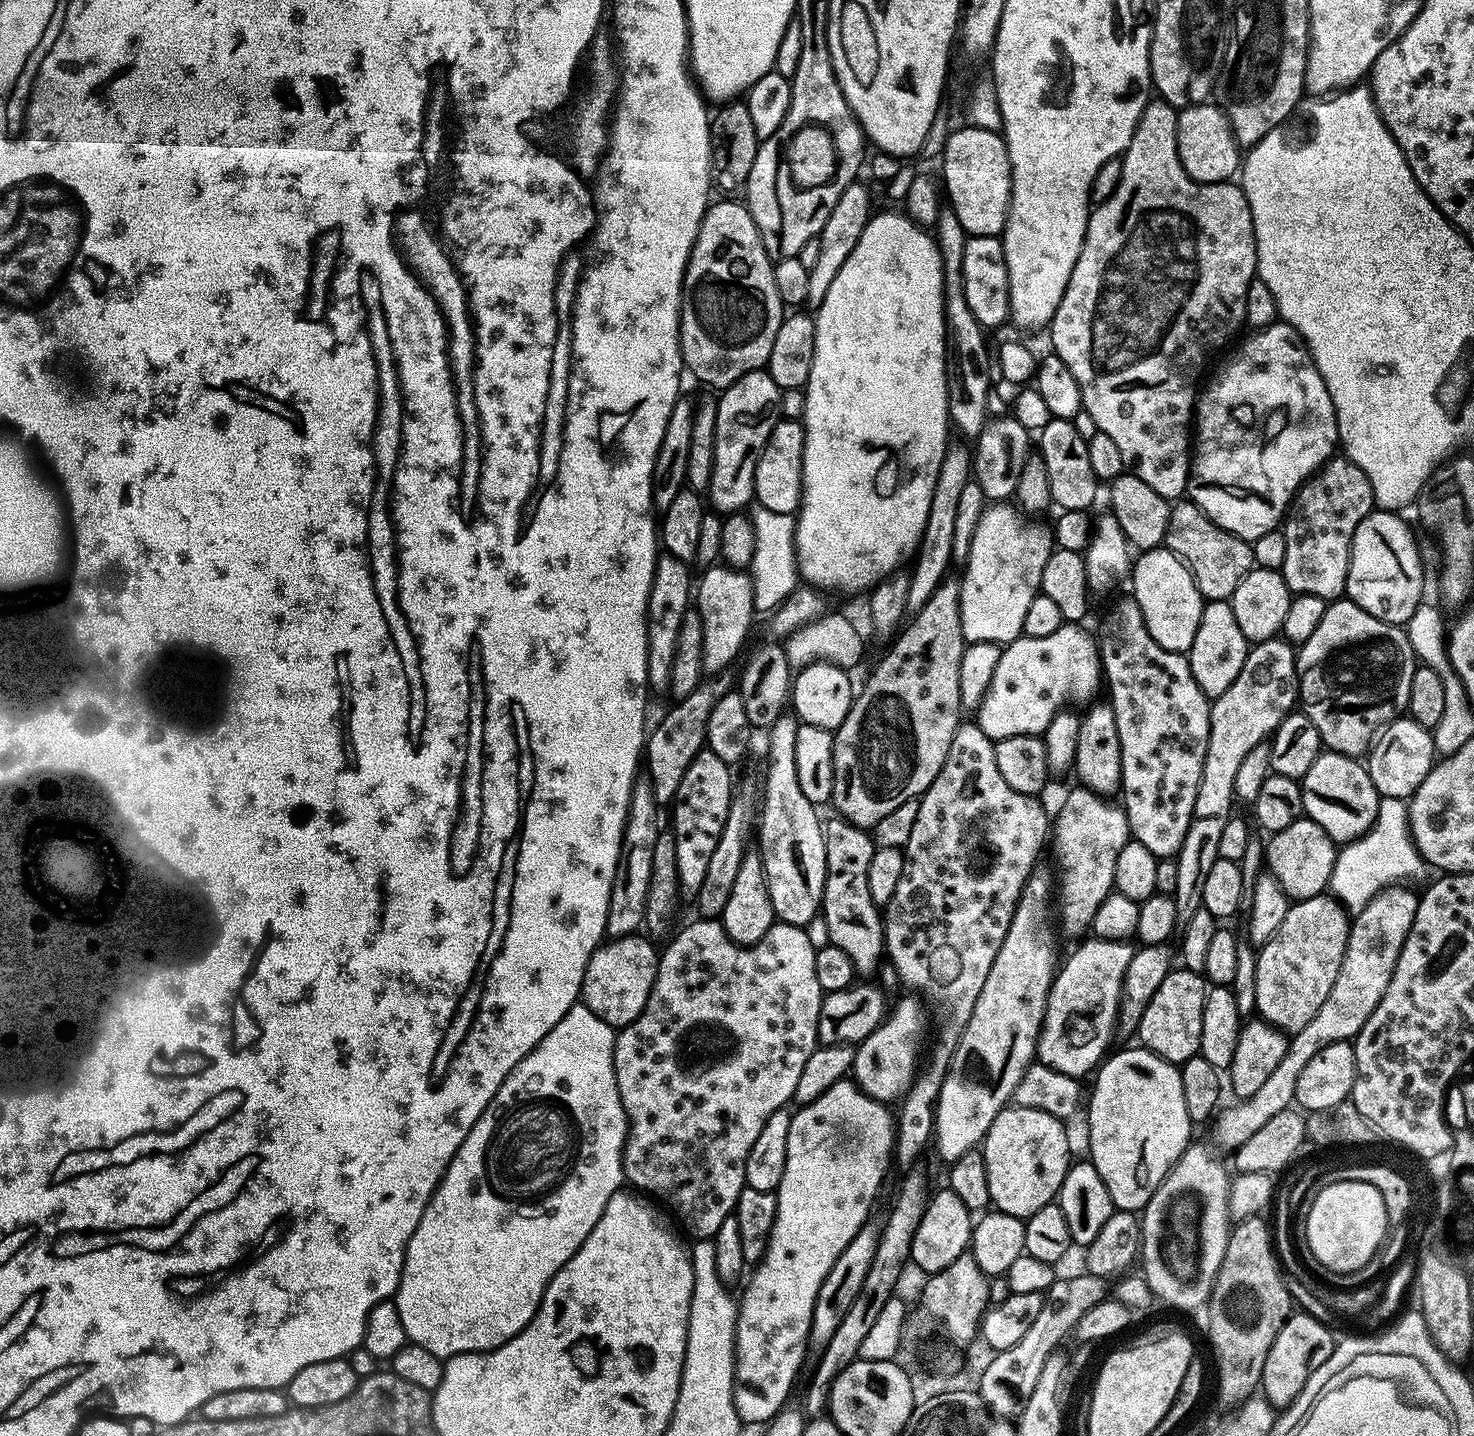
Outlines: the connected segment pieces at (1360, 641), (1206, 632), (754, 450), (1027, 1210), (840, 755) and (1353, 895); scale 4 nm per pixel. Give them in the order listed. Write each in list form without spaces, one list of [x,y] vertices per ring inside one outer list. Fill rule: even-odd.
[[[1341,598],[1325,607],[1318,630],[1298,652],[1299,659],[1316,660],[1298,676],[1298,700],[1304,715],[1318,726],[1320,743],[1329,752],[1360,758],[1372,748],[1380,733],[1392,723],[1396,712],[1407,709],[1410,702],[1410,682],[1418,666],[1416,651],[1410,646],[1407,631],[1399,624],[1387,624],[1362,610],[1353,600]]]
[[[1209,600],[1202,610],[1202,618],[1198,622],[1198,634],[1194,634],[1194,642],[1186,653],[1188,665],[1194,674],[1194,682],[1209,698],[1220,696],[1238,678],[1242,666],[1250,651],[1250,641],[1242,634],[1238,622],[1234,618],[1234,610],[1228,600]]]
[[[761,370],[758,372],[751,372],[746,374],[742,378],[738,378],[732,383],[729,388],[723,389],[719,393],[717,404],[717,418],[716,418],[716,429],[714,430],[714,442],[713,442],[713,458],[712,458],[712,473],[709,476],[709,484],[706,489],[707,499],[710,501],[712,499],[712,504],[717,513],[720,514],[731,514],[733,512],[738,512],[747,509],[749,505],[753,503],[754,500],[754,470],[758,466],[758,458],[762,454],[762,450],[766,446],[766,442],[770,438],[770,434],[774,430],[776,423],[782,419],[782,412],[780,412],[780,396],[782,396],[782,389],[780,389],[774,382],[774,378],[770,378],[770,374],[767,370]]]
[[[1004,1108],[982,1141],[992,1204],[999,1211],[1027,1218],[1053,1203],[1070,1167],[1065,1121],[1033,1108]]]
[[[945,578],[932,595],[923,601],[920,613],[907,621],[906,627],[891,641],[892,649],[885,654],[880,660],[880,665],[872,672],[872,677],[864,684],[864,689],[855,693],[852,708],[846,714],[846,718],[842,722],[842,726],[835,729],[832,737],[832,757],[834,758],[834,790],[832,791],[831,803],[836,804],[836,808],[841,817],[847,820],[849,824],[855,824],[857,828],[865,830],[875,829],[878,822],[882,822],[882,818],[886,818],[886,814],[890,814],[894,810],[898,810],[898,806],[915,801],[923,796],[924,791],[930,786],[930,782],[934,782],[934,778],[938,778],[938,770],[942,770],[942,766],[946,762],[946,754],[950,750],[950,742],[954,738],[956,729],[962,723],[960,711],[962,705],[960,702],[960,663],[962,662],[962,654],[966,647],[966,641],[962,634],[962,622],[960,621],[960,582],[959,579]]]
[[[1381,799],[1376,815],[1376,824],[1358,841],[1341,847],[1336,853],[1336,864],[1332,868],[1330,886],[1343,901],[1359,910],[1372,901],[1381,888],[1389,885],[1394,876],[1412,872],[1422,864],[1422,857],[1409,831],[1409,809],[1405,801]]]

